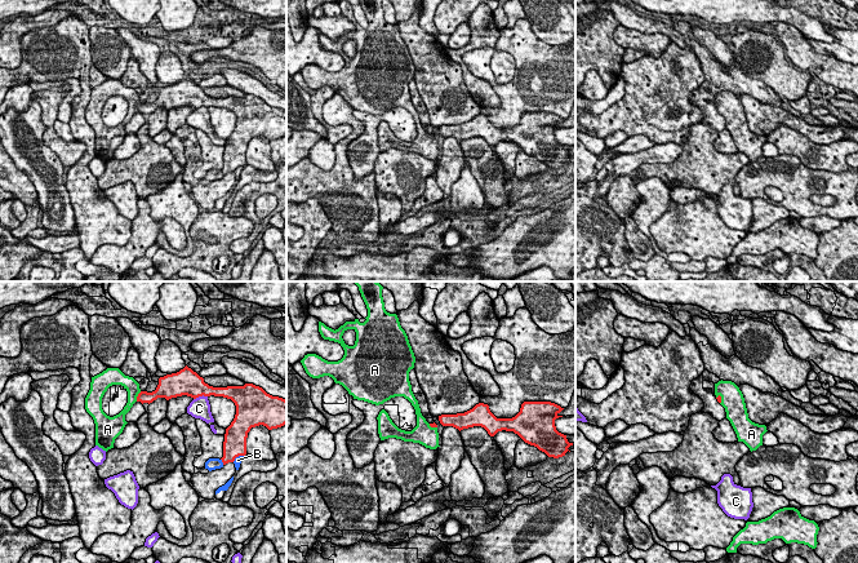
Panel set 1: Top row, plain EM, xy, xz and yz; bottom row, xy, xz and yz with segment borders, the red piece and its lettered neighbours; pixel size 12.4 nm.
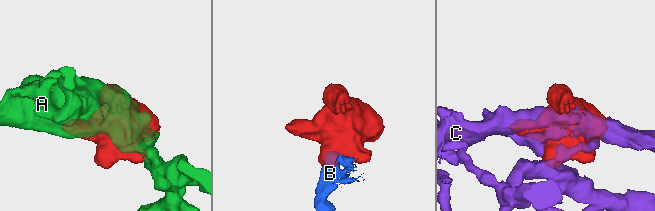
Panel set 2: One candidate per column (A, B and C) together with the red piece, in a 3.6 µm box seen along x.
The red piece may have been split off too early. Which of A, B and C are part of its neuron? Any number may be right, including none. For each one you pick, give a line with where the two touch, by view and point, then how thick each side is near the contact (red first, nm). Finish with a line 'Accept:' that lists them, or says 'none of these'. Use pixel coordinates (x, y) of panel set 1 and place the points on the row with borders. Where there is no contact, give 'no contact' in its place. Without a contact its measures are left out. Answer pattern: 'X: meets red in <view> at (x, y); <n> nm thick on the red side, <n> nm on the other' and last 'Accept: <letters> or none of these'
A: meets red in xy at (137, 397); 160 nm thick on the red side, 170 nm on the other
Accept: A

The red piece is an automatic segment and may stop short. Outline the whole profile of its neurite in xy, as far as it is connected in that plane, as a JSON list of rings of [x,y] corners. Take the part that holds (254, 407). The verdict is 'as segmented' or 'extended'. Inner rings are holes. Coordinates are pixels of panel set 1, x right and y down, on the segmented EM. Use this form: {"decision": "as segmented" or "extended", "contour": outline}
{"decision": "extended", "contour": [[[186,365],[177,373],[160,377],[156,390],[147,393],[139,389],[139,384],[133,377],[125,376],[119,368],[107,368],[92,377],[90,390],[85,398],[85,409],[95,424],[95,445],[106,452],[114,448],[115,439],[128,424],[125,415],[135,402],[150,404],[157,398],[169,400],[182,395],[194,399],[203,395],[223,396],[235,403],[236,415],[224,434],[221,458],[223,465],[246,455],[246,438],[252,427],[263,425],[272,430],[286,424],[286,400],[272,396],[253,384],[213,387]],[[112,385],[121,385],[128,391],[128,403],[119,415],[110,417],[102,409],[102,398]]]}

